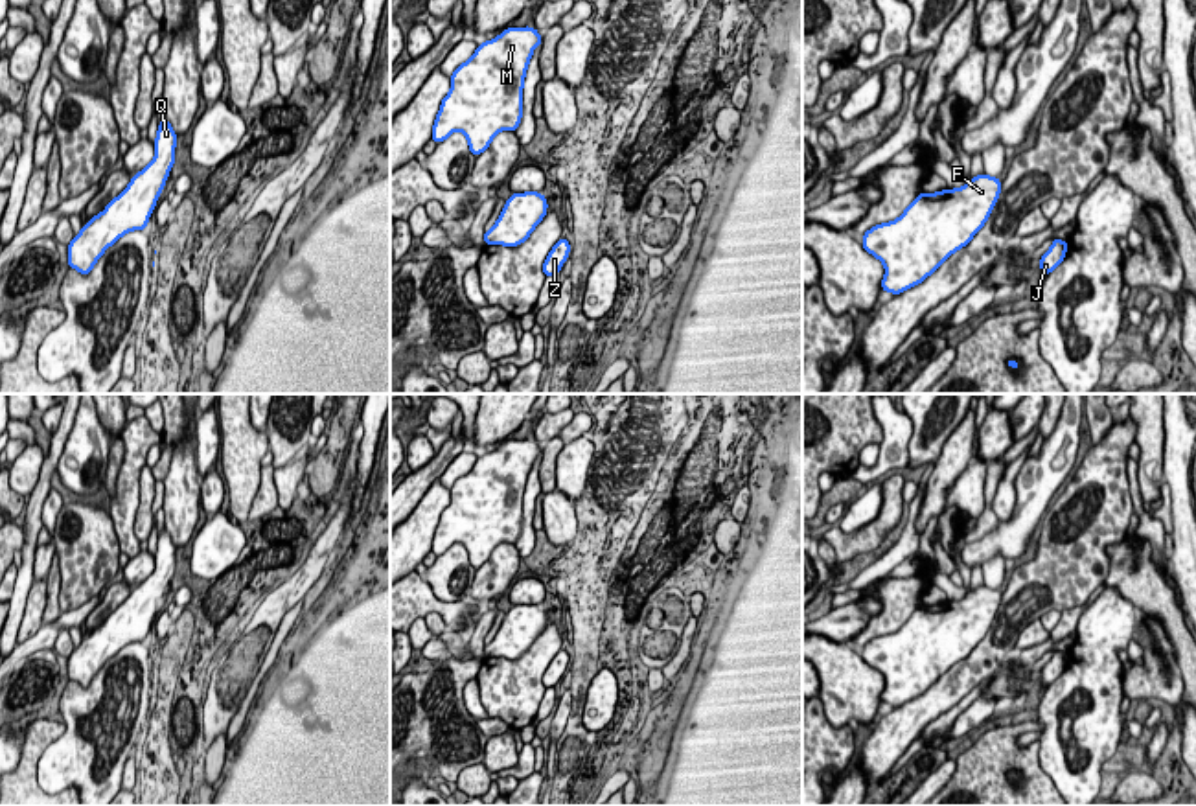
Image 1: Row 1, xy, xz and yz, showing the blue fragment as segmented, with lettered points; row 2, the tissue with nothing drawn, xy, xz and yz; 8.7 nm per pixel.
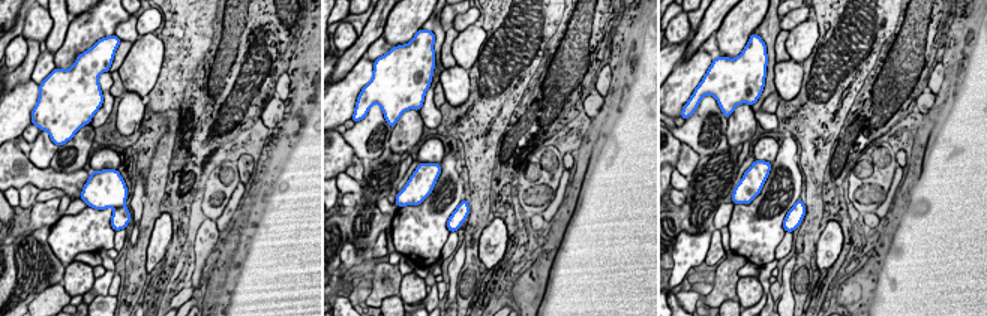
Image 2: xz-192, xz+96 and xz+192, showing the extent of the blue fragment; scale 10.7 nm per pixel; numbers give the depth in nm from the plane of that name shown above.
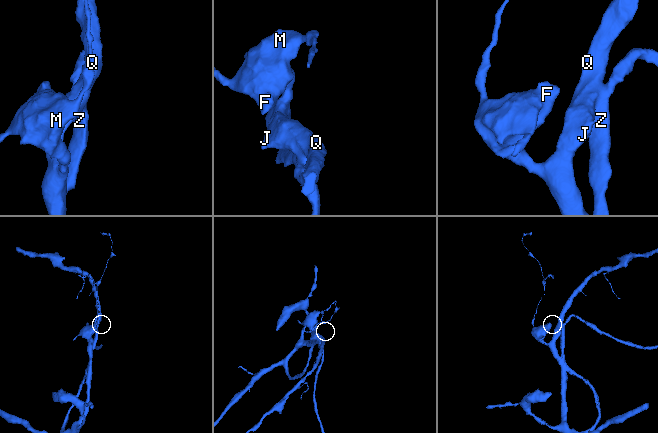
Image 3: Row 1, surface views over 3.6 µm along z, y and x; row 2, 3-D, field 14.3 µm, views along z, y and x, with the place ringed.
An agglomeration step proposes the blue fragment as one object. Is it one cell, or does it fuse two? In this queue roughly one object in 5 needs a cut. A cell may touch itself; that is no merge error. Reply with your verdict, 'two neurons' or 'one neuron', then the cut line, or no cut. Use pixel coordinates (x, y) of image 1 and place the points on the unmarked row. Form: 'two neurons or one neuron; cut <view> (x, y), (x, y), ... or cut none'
one neuron; cut none

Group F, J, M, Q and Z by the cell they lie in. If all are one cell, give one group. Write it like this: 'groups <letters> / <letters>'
groups F J M Q Z

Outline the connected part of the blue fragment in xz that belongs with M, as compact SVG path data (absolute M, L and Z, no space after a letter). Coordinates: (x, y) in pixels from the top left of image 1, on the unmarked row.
M526 438L508 440L477 458L473 469L451 488L451 502L442 512L431 552L440 556L462 543L471 567L478 569L497 545L515 545L523 528L526 480L541 455L537 442Z

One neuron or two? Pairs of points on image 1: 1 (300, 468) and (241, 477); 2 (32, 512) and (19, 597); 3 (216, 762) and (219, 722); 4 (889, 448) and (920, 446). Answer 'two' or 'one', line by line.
1: two
2: one
3: two
4: two

